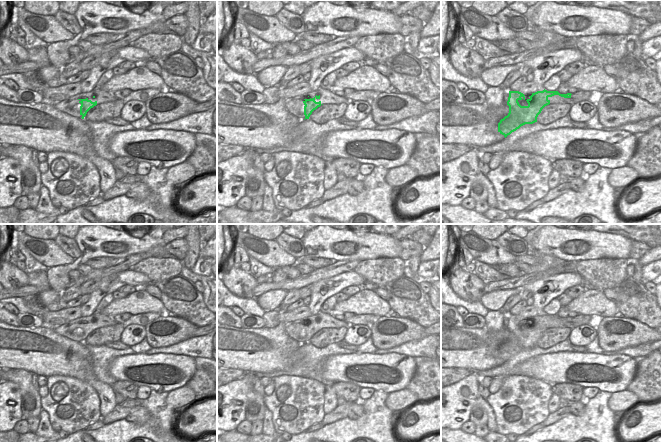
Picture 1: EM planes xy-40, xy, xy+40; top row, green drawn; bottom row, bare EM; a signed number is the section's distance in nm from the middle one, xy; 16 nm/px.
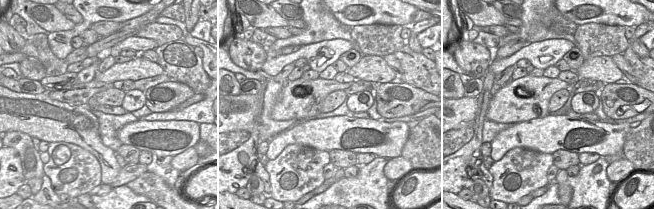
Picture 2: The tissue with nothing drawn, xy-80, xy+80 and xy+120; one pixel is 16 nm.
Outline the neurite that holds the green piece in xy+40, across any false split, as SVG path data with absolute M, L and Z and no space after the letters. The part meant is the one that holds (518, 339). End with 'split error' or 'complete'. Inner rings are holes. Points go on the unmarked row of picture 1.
M509 315L507 329L509 337L498 347L498 356L505 362L525 348L537 346L537 341L542 333L550 328L549 321L559 319L564 322L581 323L590 325L595 329L599 326L603 317L598 315L578 315L574 318L560 318L558 315L537 315L525 323L525 319L519 315Z; split error

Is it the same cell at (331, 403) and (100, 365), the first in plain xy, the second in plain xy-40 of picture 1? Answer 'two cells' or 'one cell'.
two cells

